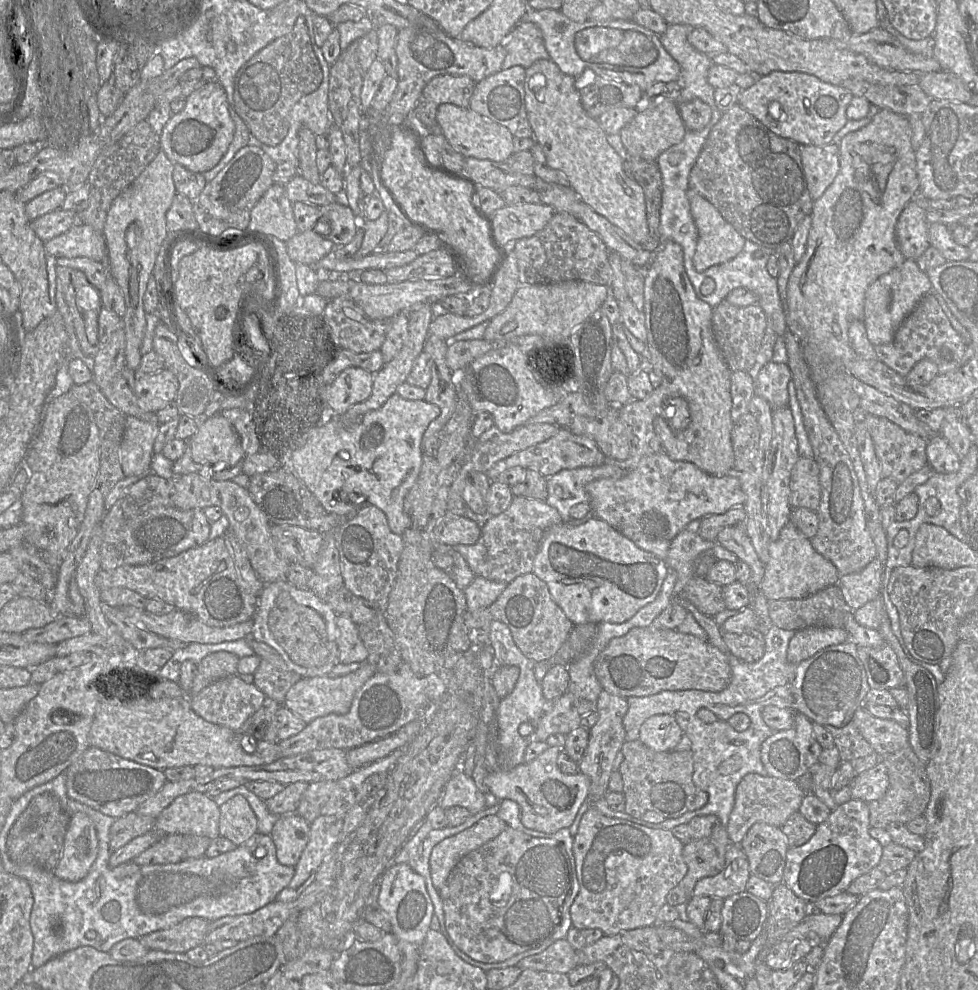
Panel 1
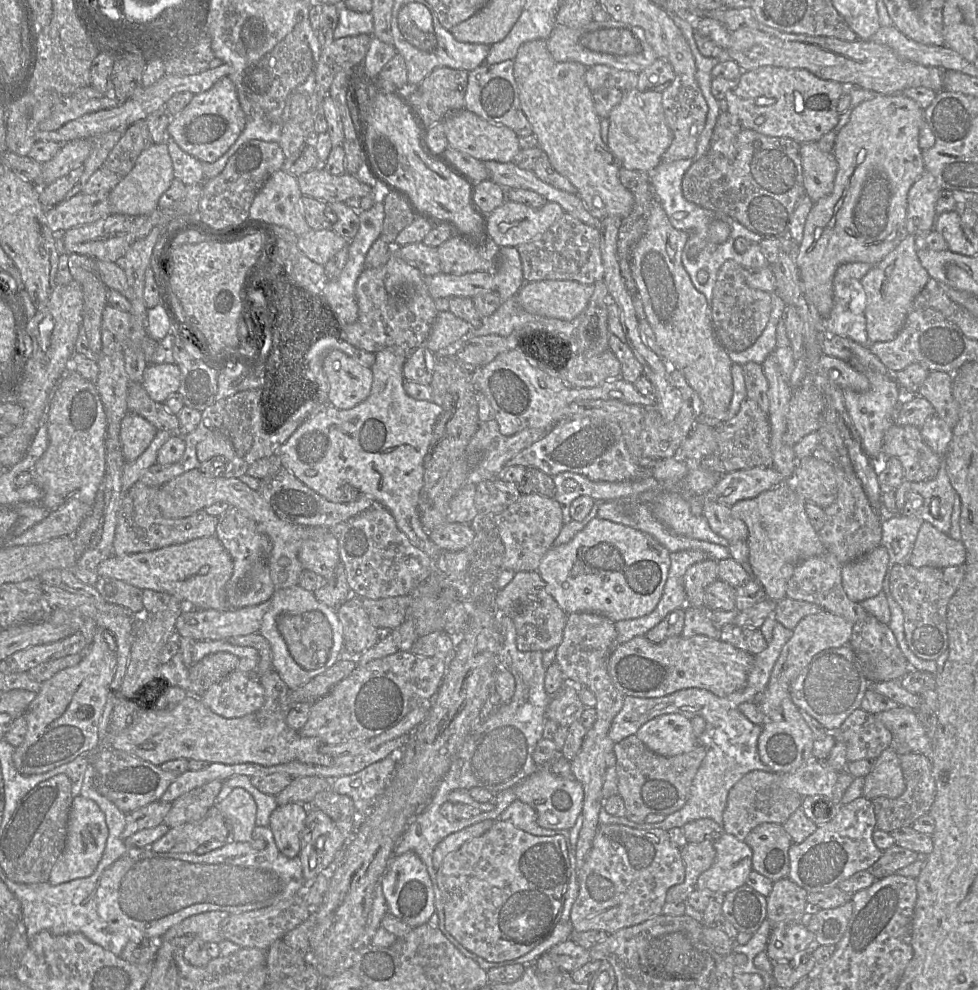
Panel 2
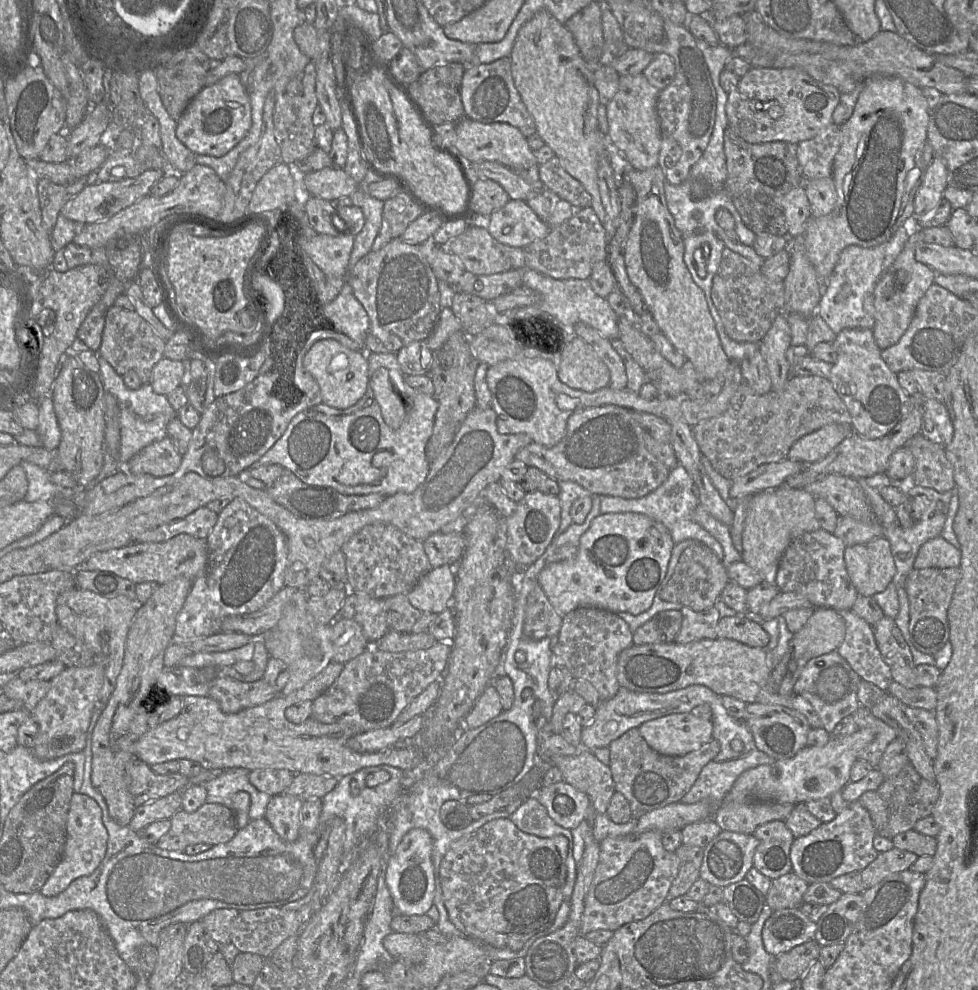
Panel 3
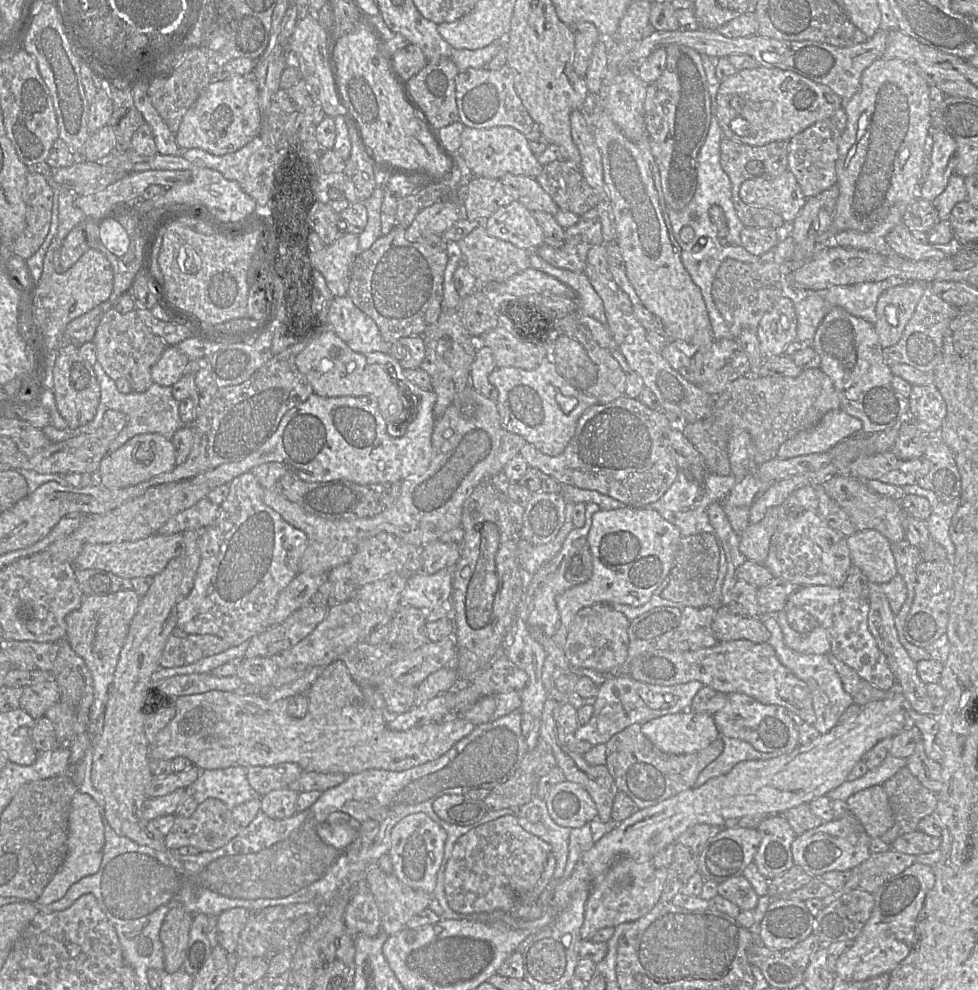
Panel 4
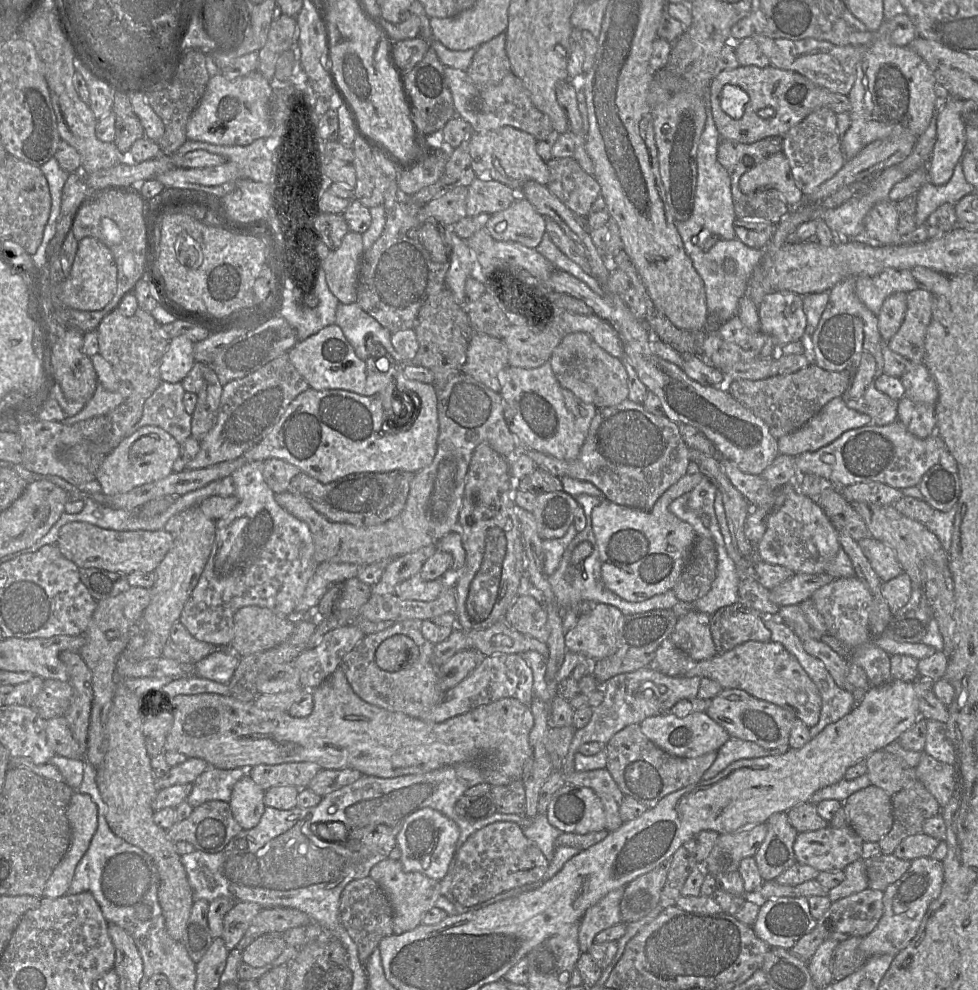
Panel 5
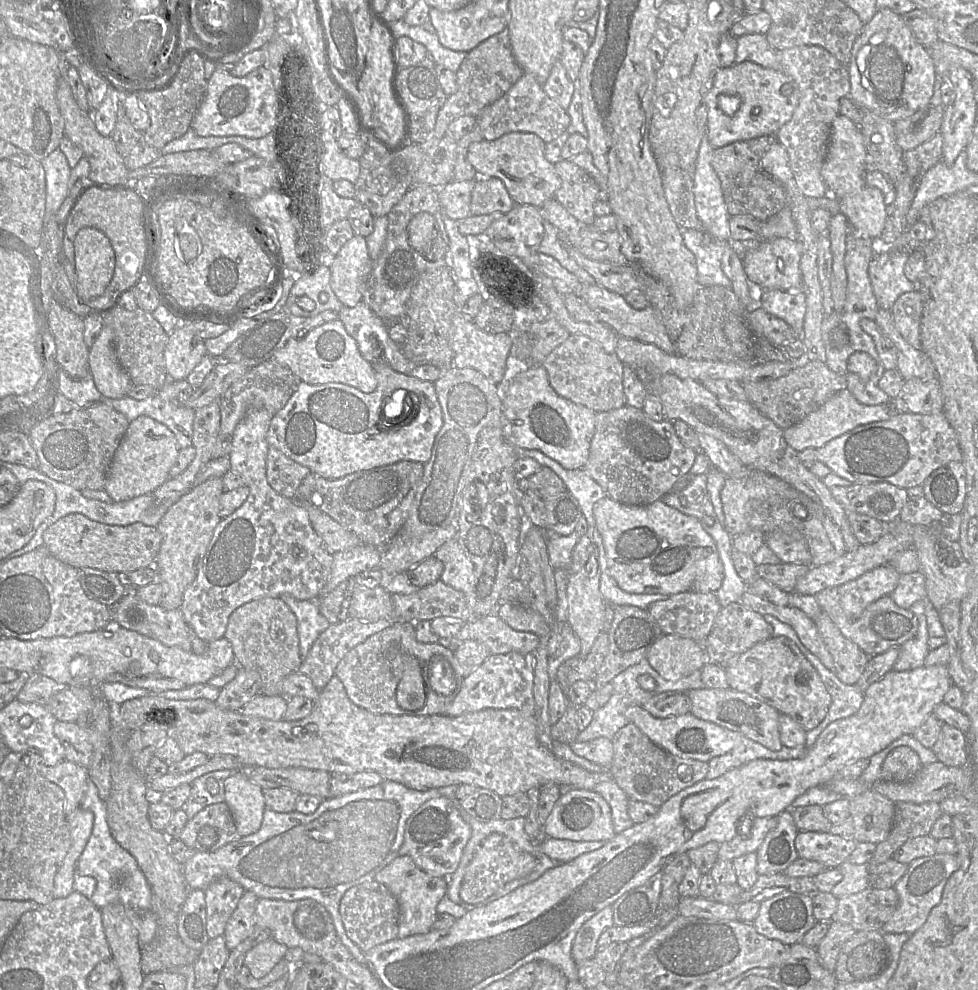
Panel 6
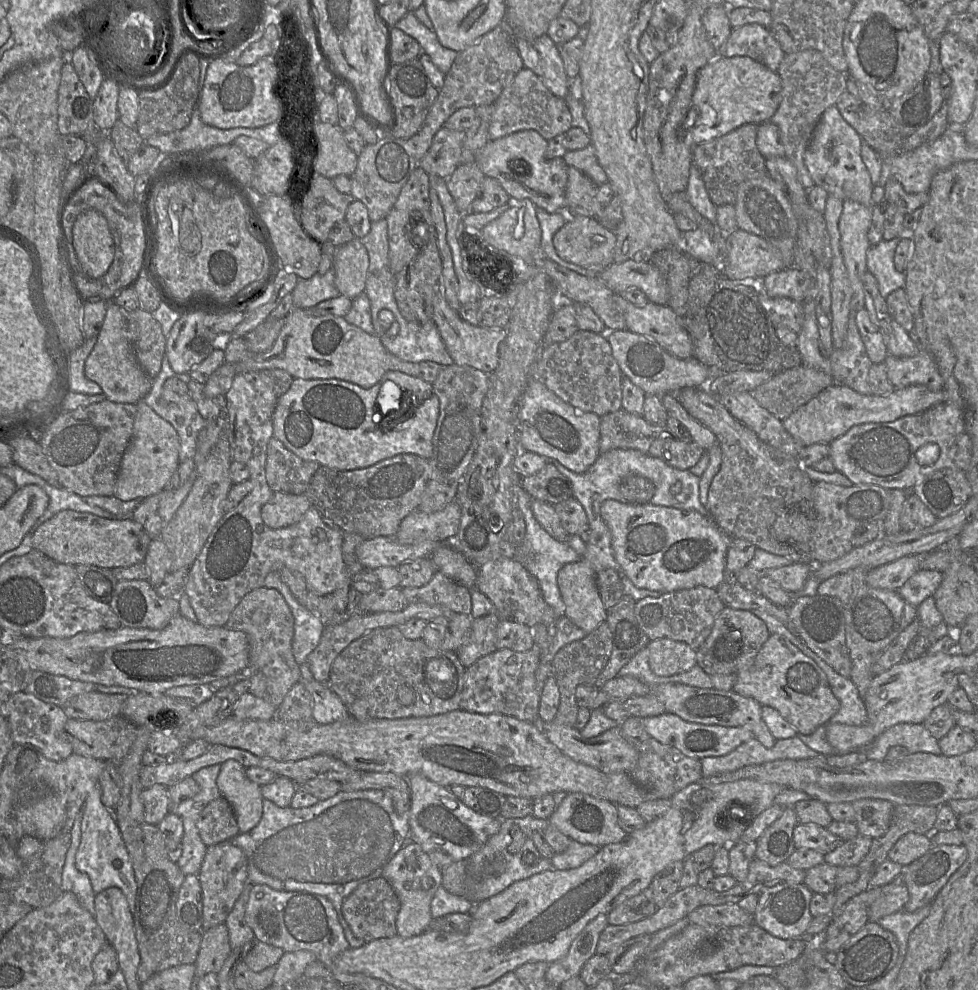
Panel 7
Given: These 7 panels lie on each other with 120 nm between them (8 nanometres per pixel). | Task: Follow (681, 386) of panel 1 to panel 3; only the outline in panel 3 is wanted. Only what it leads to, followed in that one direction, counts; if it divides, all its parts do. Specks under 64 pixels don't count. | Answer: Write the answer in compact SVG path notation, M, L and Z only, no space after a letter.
M622 163L620 179L628 181L636 192L634 221L624 248L627 274L661 333L692 363L699 377L713 379L728 368L731 360L721 345L704 291L693 281L684 262L682 235L666 203L665 175L659 165L636 170Z

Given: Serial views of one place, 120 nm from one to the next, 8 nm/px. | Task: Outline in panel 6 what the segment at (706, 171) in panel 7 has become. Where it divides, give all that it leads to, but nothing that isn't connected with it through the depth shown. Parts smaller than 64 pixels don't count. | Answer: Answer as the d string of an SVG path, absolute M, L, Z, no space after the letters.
M769 134L714 149L711 164L720 179L730 216L748 215L764 222L787 207L784 186L765 172L760 163L764 153L776 142L778 142L777 135Z

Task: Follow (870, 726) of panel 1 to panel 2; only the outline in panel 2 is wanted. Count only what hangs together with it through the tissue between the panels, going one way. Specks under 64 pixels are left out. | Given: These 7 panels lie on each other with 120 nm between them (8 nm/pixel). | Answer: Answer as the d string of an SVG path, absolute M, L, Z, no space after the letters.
M898 706L897 708L873 715L876 715L891 732L893 738L890 747L895 749L898 755L907 753L930 754L933 742L926 735L925 730L917 717L916 711Z

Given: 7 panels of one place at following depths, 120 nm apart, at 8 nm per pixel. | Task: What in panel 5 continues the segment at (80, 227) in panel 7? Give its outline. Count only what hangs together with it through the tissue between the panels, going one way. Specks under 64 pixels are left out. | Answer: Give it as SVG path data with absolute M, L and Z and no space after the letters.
M94 237L78 242L70 274L60 285L60 301L67 307L82 311L103 309L117 288L117 267L110 249Z

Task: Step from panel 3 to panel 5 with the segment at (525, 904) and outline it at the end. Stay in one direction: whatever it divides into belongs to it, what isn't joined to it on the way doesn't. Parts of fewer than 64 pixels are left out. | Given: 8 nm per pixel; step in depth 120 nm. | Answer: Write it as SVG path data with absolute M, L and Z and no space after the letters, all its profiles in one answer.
M495 822L474 832L454 855L452 893L463 906L485 902L498 894L539 881L549 861L514 822Z

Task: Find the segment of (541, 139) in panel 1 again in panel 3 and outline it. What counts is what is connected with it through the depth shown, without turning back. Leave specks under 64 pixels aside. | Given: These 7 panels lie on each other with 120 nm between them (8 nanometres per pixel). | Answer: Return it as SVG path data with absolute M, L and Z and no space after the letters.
M547 11L538 12L520 28L509 57L515 87L534 119L536 133L554 151L562 167L591 195L590 207L594 209L604 225L606 211L599 192L597 167L600 152L608 146L608 134L604 135L598 125L597 109L600 103L599 94L594 85L594 68L581 56L572 33Z

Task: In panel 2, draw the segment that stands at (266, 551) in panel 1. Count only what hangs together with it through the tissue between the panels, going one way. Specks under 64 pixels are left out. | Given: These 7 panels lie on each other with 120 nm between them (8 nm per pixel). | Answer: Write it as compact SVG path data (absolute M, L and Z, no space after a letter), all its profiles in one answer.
M191 469L159 487L157 505L163 517L169 519L185 518L208 506L224 502L249 515L257 530L267 536L272 544L268 561L270 577L276 589L287 589L298 585L299 577L304 571L299 559L300 545L308 539L323 537L331 532L326 527L311 527L292 524L281 520L264 501L261 495L250 489L239 478L211 478L200 469Z

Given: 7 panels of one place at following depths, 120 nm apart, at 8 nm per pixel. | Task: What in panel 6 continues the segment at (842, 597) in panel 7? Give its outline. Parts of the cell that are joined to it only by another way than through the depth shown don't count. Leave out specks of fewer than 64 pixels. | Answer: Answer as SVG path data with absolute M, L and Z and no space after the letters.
M836 587L824 589L814 596L821 610L828 614L841 633L869 657L900 646L917 633L918 621L915 615L909 609L899 607L890 595L885 595L868 605L856 620L850 620L843 612Z

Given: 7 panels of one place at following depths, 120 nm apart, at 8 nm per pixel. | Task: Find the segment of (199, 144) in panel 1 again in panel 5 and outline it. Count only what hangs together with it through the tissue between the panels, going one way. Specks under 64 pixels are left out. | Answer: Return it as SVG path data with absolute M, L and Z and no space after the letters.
M259 71L236 79L228 79L222 74L210 77L201 101L188 120L186 126L187 139L220 146L247 146L259 138L270 137L274 131L274 121L270 110L272 94L272 83Z

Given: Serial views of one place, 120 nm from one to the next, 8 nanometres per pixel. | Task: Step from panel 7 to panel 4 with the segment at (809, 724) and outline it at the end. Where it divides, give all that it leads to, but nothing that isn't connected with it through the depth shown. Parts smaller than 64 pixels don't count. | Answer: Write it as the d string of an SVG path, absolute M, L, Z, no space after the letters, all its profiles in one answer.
M733 640L690 651L655 650L634 658L628 674L637 681L660 686L699 681L717 693L743 693L762 704L785 707L807 724L816 722L808 686L779 661L768 642Z

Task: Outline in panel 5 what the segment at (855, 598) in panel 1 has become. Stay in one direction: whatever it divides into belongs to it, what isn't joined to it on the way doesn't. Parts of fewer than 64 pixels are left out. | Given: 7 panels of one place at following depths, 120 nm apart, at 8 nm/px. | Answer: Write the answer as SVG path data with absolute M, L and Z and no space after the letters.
M873 537L861 539L859 546L882 582L888 582L903 572L892 547Z

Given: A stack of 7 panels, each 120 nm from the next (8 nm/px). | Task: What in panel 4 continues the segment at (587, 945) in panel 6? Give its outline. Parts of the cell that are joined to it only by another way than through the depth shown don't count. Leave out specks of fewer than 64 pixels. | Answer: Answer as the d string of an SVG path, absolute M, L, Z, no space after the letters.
M625 856L618 858L591 887L580 929L582 940L589 940L600 929L634 922L648 914L660 901L667 875L667 868L655 868L652 861L637 862Z

